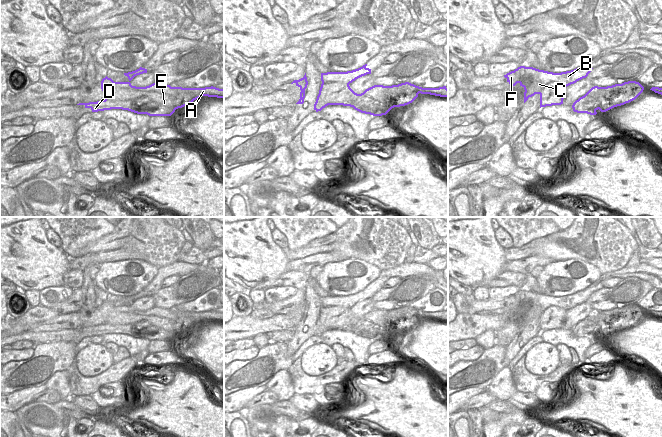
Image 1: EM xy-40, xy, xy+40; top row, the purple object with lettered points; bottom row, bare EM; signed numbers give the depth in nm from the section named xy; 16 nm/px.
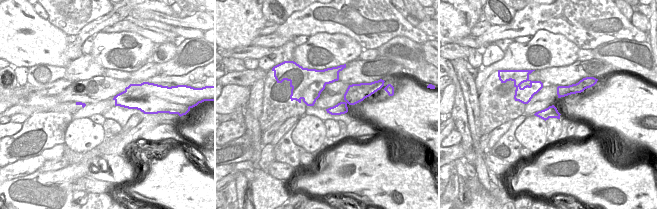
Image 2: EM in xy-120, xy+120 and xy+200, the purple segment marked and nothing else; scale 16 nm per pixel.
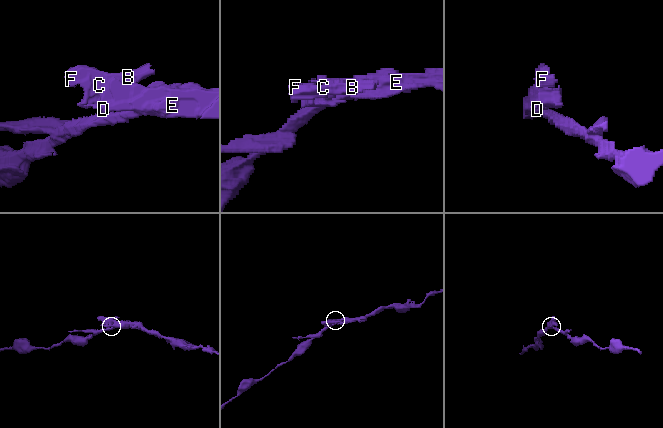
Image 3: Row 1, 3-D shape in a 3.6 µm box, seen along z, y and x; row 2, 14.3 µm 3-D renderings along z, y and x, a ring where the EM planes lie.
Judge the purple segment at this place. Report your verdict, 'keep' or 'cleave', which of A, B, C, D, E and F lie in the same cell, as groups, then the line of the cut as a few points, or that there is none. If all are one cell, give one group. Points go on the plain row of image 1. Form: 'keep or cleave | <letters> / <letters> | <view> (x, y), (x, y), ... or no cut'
cleave | A E / B C D F | xy (365, 315), (352, 327), (353, 329), (357, 328), (362, 336)

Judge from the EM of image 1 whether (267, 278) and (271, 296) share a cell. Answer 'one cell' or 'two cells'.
two cells

